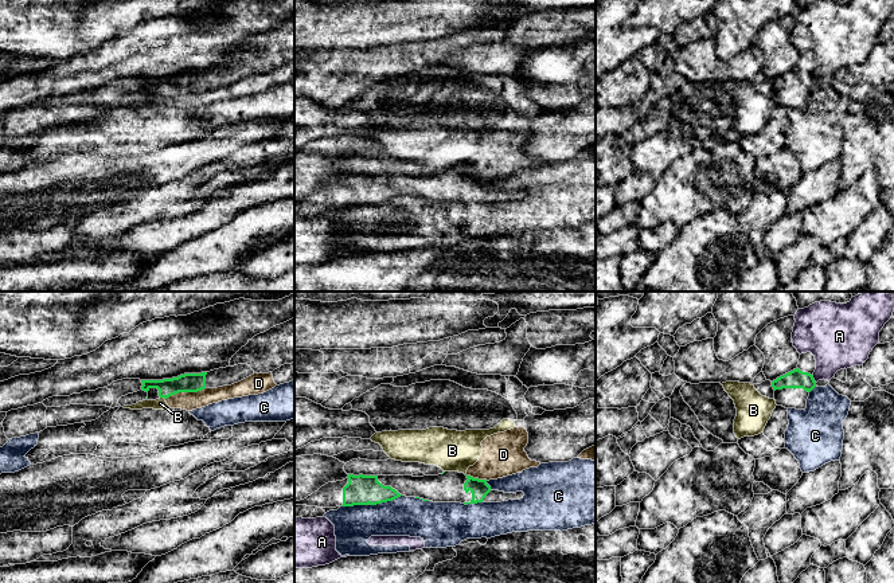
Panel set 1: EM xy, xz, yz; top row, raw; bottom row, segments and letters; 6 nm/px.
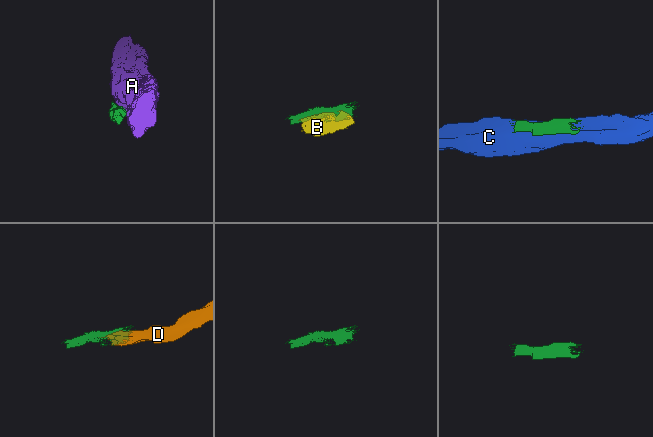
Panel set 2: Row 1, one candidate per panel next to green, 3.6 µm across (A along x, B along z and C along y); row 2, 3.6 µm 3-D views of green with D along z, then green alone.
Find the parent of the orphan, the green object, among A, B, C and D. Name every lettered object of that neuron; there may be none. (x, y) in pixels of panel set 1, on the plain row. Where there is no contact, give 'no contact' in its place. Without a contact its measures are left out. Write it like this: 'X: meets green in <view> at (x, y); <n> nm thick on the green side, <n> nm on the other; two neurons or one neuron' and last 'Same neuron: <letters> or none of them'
A: meets green in yz at (814, 78); 110 nm thick on the green side, 300 nm on the other; two neurons
B: meets green in xy at (163, 96); 110 nm thick on the green side, 70 nm on the other; two neurons
C: meets green in xz at (371, 203); 180 nm thick on the green side, 240 nm on the other; two neurons
D: meets green in xy at (184, 90); 110 nm thick on the green side, 110 nm on the other; two neurons
Same neuron: none of them

